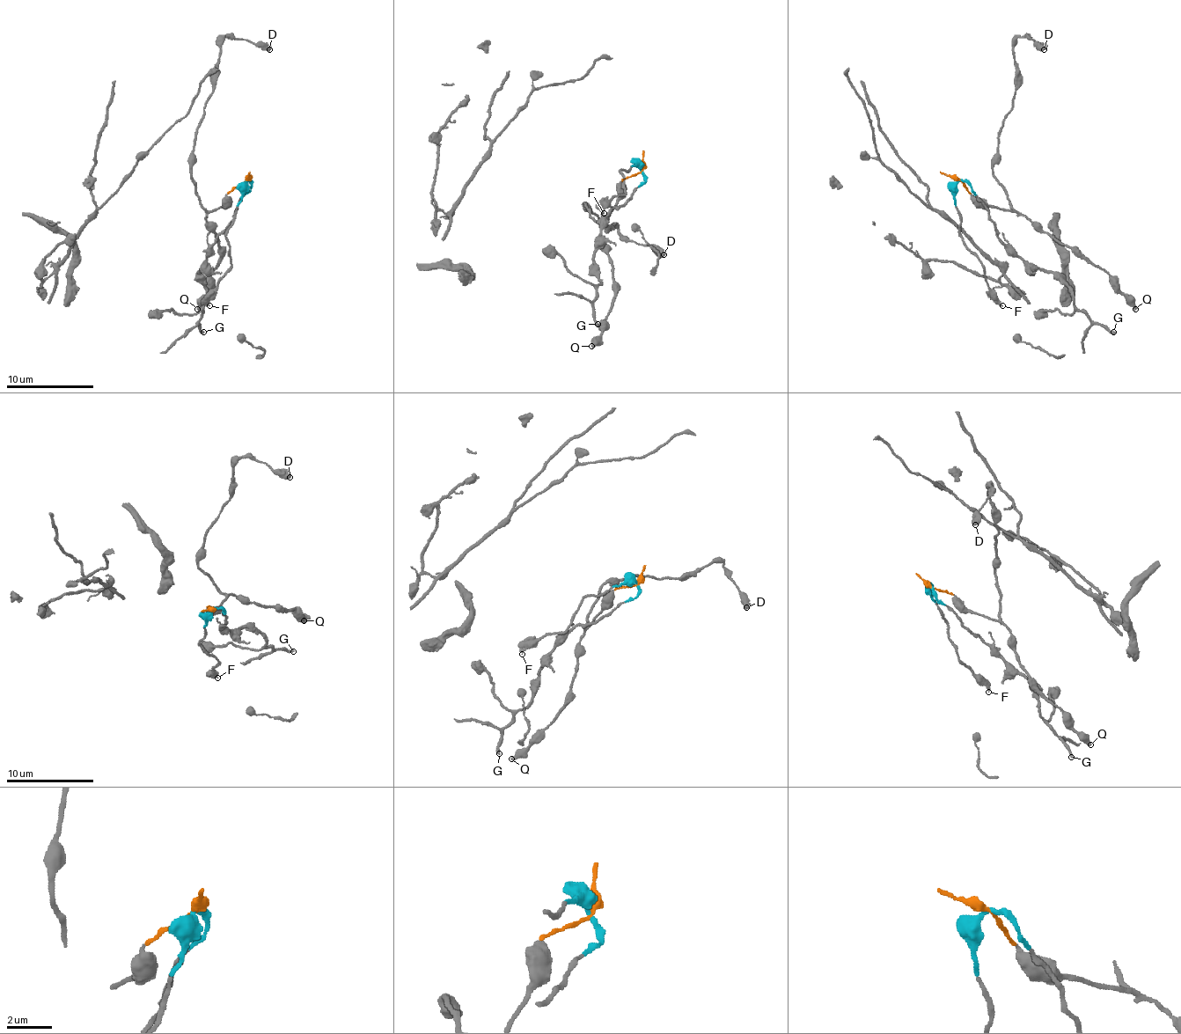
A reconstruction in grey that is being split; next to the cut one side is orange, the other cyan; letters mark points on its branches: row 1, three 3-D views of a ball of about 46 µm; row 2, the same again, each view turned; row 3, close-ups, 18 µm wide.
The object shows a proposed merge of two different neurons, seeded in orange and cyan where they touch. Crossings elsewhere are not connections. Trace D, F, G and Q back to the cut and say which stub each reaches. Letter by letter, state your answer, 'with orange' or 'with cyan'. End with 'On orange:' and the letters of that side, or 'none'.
D: with orange
F: with cyan
G: with cyan
Q: with orange
On orange: D, Q

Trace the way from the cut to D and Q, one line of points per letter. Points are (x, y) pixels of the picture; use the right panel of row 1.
D: (959, 180), (987, 205), (1014, 208), (996, 179), (992, 157), (1015, 91), (1014, 41), (1027, 37), (1045, 49)
Q: (959, 180), (970, 194), (987, 205), (1027, 216), (1095, 263), (1110, 276), (1136, 310)

